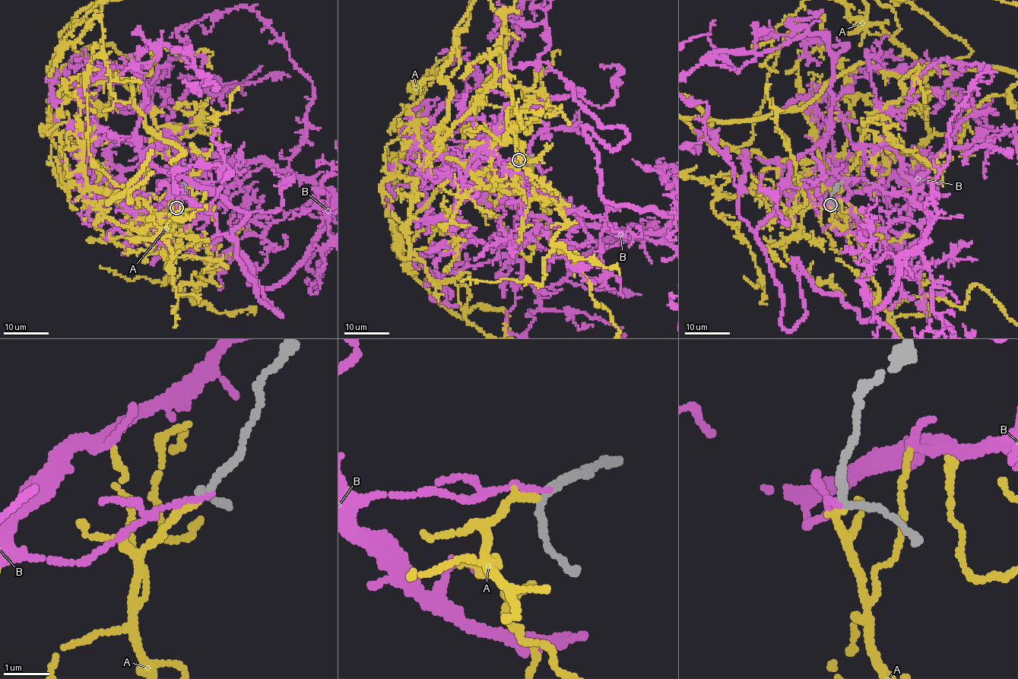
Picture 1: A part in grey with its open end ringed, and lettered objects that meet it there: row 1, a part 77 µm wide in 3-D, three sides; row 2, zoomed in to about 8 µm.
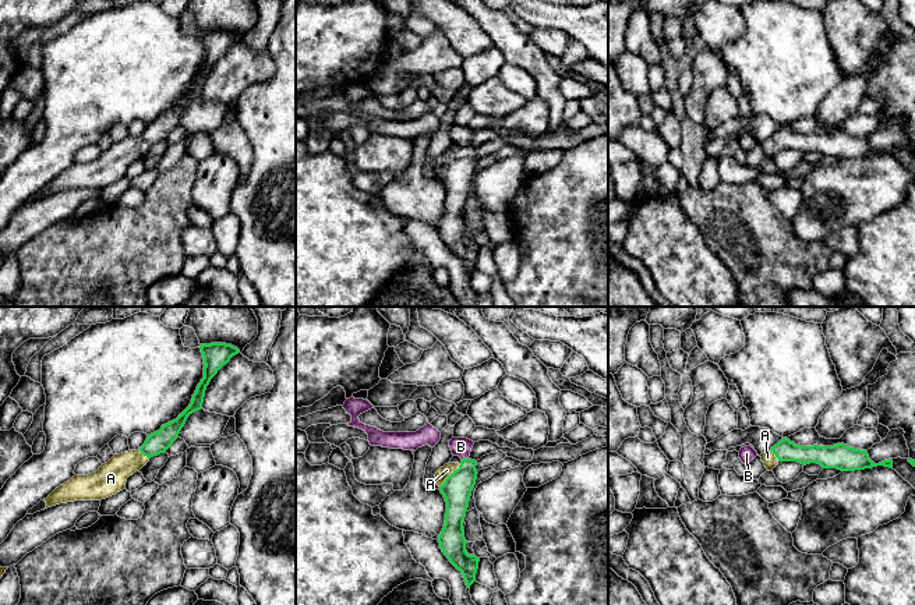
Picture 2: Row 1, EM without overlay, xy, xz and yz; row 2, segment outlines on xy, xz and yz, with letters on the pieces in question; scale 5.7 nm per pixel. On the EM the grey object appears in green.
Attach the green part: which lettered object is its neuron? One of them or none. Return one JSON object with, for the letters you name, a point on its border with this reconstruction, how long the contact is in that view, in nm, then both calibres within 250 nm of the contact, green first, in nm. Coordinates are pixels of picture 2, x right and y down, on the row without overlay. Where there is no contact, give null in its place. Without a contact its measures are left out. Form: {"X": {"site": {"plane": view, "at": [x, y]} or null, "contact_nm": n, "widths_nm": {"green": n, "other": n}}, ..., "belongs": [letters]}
{"A": {"site": {"plane": "xz", "at": [449, 163]}, "contact_nm": 180, "widths_nm": {"green": 170, "other": 70}}, "belongs": ["A"]}

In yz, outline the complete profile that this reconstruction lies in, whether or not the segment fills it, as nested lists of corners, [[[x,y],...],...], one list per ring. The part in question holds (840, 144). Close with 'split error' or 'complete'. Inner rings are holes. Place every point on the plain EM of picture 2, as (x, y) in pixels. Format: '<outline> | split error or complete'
[[[788,125],[781,127],[769,139],[760,142],[767,159],[771,159],[780,149],[798,149],[803,153],[817,151],[823,156],[837,156],[841,159],[865,158],[877,153],[893,156],[893,146],[875,152],[868,138],[854,137],[844,131],[834,134],[799,134]]] | split error

